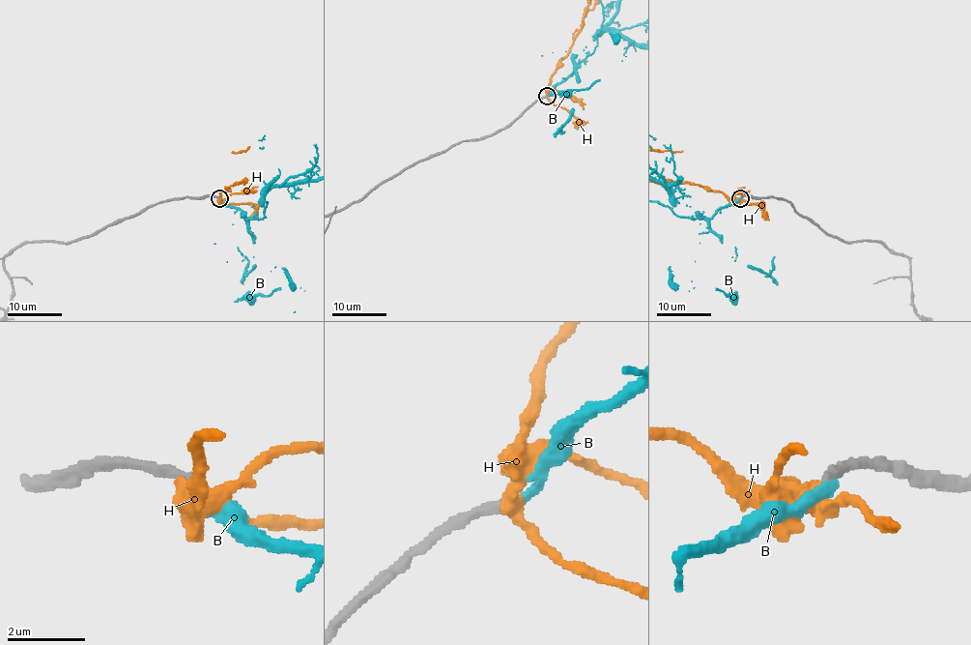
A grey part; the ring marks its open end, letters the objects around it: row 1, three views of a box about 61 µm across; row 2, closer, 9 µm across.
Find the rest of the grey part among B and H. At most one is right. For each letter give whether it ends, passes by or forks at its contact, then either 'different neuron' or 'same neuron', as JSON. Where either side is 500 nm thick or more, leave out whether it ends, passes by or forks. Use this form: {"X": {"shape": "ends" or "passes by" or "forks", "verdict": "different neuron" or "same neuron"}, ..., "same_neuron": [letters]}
{"B": {"shape": "ends", "verdict": "different neuron"}, "H": {"shape": "passes by", "verdict": "different neuron"}, "same_neuron": []}

